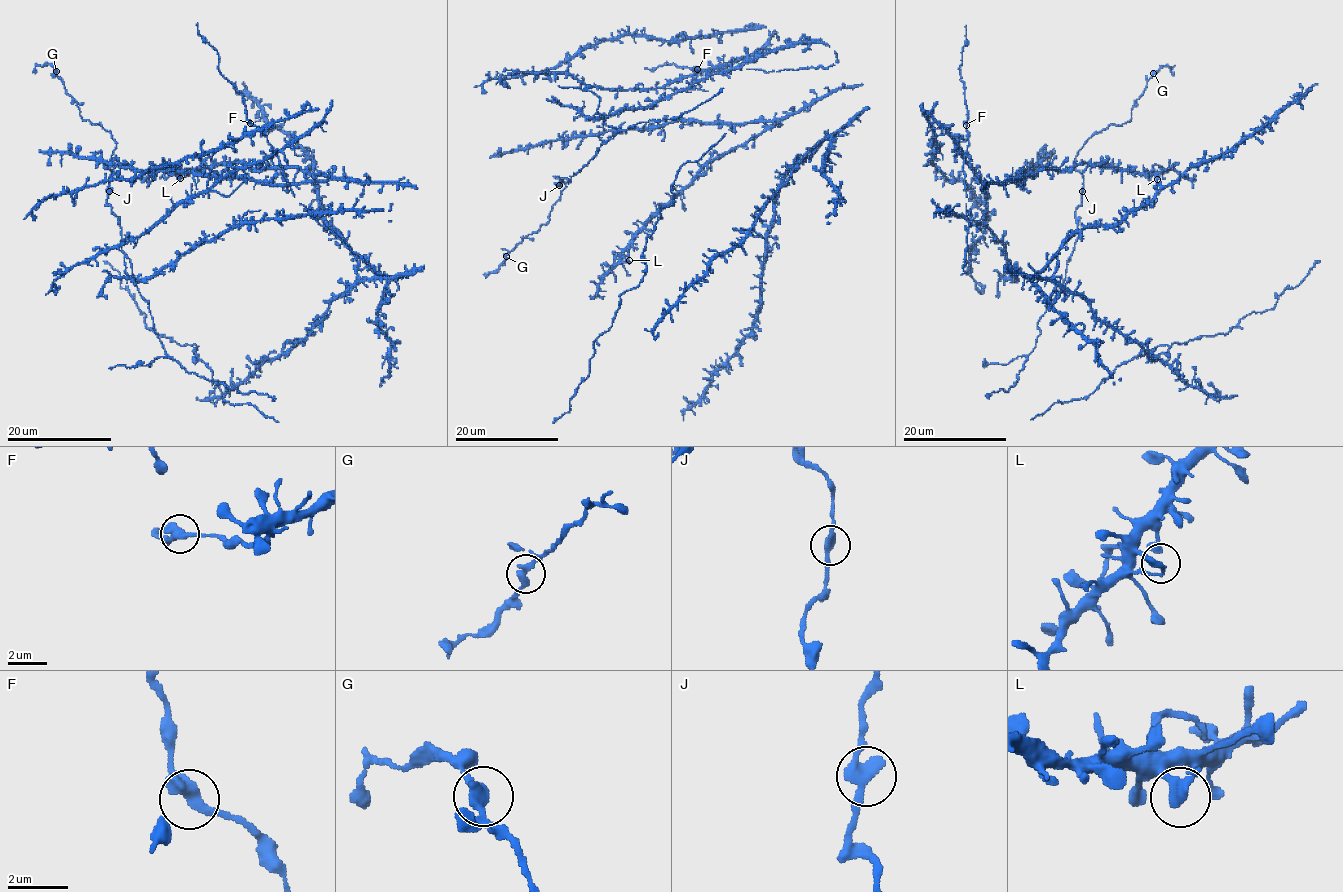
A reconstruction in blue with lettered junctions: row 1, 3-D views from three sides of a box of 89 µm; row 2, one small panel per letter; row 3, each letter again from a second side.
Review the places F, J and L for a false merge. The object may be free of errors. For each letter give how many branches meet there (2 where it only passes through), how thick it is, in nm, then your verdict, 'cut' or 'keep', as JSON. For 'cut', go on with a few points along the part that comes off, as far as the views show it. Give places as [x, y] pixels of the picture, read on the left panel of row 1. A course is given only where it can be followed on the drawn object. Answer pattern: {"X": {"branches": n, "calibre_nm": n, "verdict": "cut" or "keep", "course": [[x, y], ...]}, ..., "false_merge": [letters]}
{"F": {"branches": 2, "calibre_nm": 440, "verdict": "keep"}, "J": {"branches": 2, "calibre_nm": 400, "verdict": "keep"}, "L": {"branches": 2, "calibre_nm": 400, "verdict": "keep"}, "false_merge": []}

